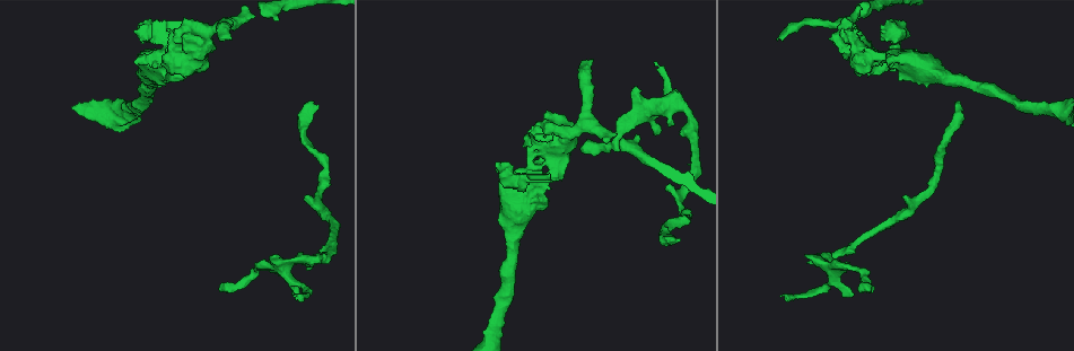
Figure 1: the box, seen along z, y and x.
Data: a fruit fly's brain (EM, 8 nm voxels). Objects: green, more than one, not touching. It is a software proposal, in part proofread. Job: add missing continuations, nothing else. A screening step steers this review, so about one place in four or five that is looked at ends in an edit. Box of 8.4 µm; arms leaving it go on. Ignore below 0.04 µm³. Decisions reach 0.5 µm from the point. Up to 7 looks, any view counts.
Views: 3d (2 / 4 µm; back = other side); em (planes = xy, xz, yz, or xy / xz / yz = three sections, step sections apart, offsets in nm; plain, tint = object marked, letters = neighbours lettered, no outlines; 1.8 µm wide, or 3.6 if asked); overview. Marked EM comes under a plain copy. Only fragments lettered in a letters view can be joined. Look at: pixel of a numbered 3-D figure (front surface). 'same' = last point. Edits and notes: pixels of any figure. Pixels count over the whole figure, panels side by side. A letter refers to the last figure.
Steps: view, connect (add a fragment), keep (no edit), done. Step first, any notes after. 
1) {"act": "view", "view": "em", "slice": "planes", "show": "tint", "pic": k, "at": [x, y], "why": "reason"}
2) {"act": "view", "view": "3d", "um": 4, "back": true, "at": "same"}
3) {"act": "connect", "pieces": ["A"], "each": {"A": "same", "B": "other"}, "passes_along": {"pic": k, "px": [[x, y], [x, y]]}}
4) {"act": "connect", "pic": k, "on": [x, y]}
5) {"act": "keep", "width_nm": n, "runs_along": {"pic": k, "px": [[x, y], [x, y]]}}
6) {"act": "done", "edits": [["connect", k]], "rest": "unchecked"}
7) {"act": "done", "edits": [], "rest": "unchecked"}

{"act": "view", "view": "em", "slice": "planes", "show": "letters", "pic": 1, "at": [319, 108]}

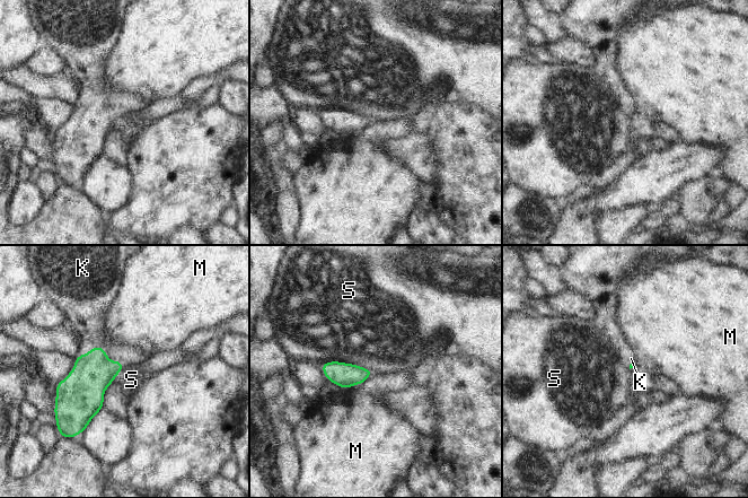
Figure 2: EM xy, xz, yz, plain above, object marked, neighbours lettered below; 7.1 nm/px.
{"act": "connect", "pieces": ["K"], "each": {"K": "same", "M": "other", "S": "other"}, "passes_along": {"pic": 2, "px": [[93, 373], [104, 349], [89, 317]]}, "found": "the neuron continues"}

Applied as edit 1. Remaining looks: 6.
{"act": "view", "view": "overview"}

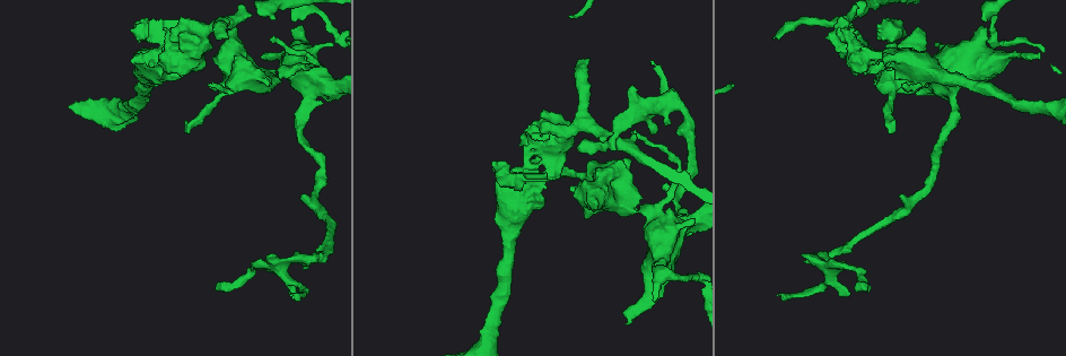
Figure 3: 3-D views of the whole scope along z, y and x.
{"act": "view", "view": "em", "slice": "yz", "step": 4, "show": "letters", "pic": 3, "at": [774, 36], "why": "free end"}

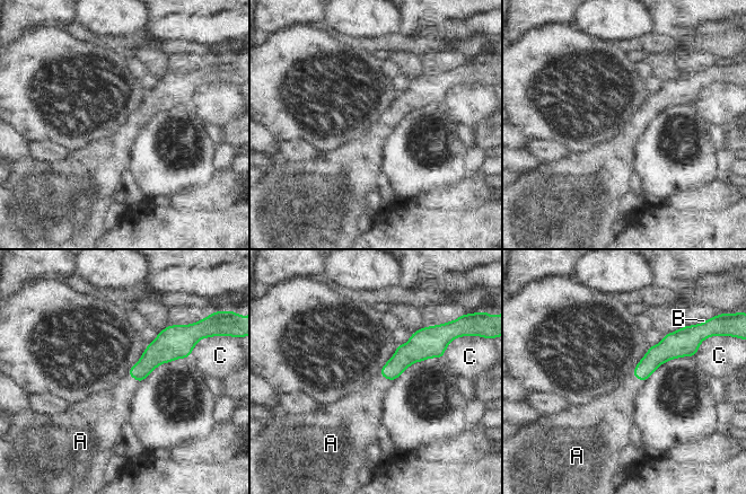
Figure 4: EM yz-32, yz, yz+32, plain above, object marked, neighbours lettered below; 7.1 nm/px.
{"act": "view", "view": "em", "slice": "planes", "show": "letters", "at": "same"}

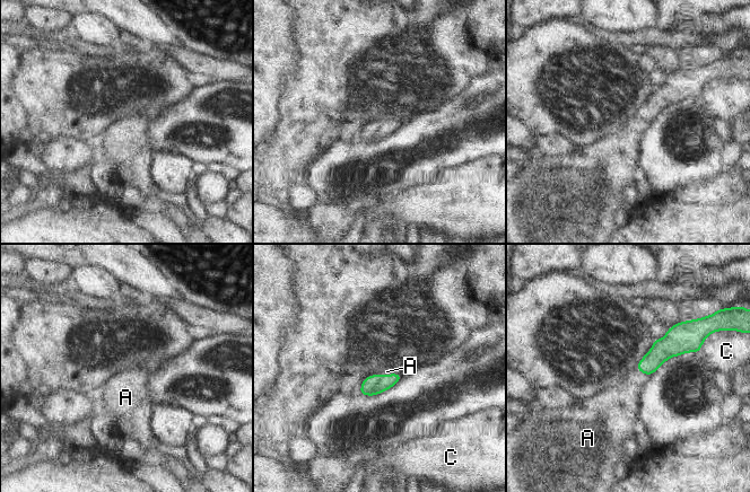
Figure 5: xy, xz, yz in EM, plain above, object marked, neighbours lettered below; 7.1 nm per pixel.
{"act": "connect", "pieces": ["A"], "each": {"A": "same", "C": "other"}, "passes_along": {"pic": 5, "px": [[373, 385], [383, 374], [386, 371]]}, "found": "it goes on there"}

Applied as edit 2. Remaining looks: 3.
{"act": "view", "view": "em", "slice": "planes", "show": "letters", "pic": 3, "at": [1038, 53], "why": "branch stops here"}

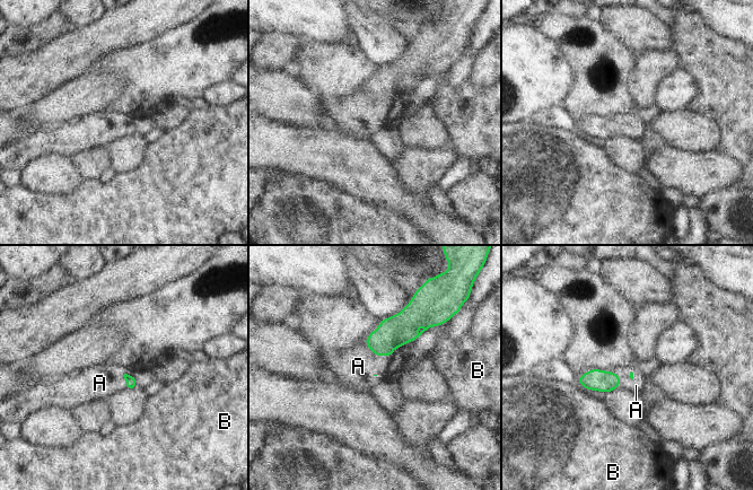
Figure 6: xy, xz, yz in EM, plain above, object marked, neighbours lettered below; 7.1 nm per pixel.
{"act": "connect", "pieces": ["A"], "longest_contact_nm": ["A", 170], "each": {"A": "same", "B": "other"}, "passes_along": {"pic": 6, "px": [[594, 379], [619, 376], [636, 385]]}, "found": "it goes on there"}

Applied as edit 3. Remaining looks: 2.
{"act": "done", "edits": [["connect", 2], ["connect", 5], ["connect", 6]], "rest": "unchecked"}

